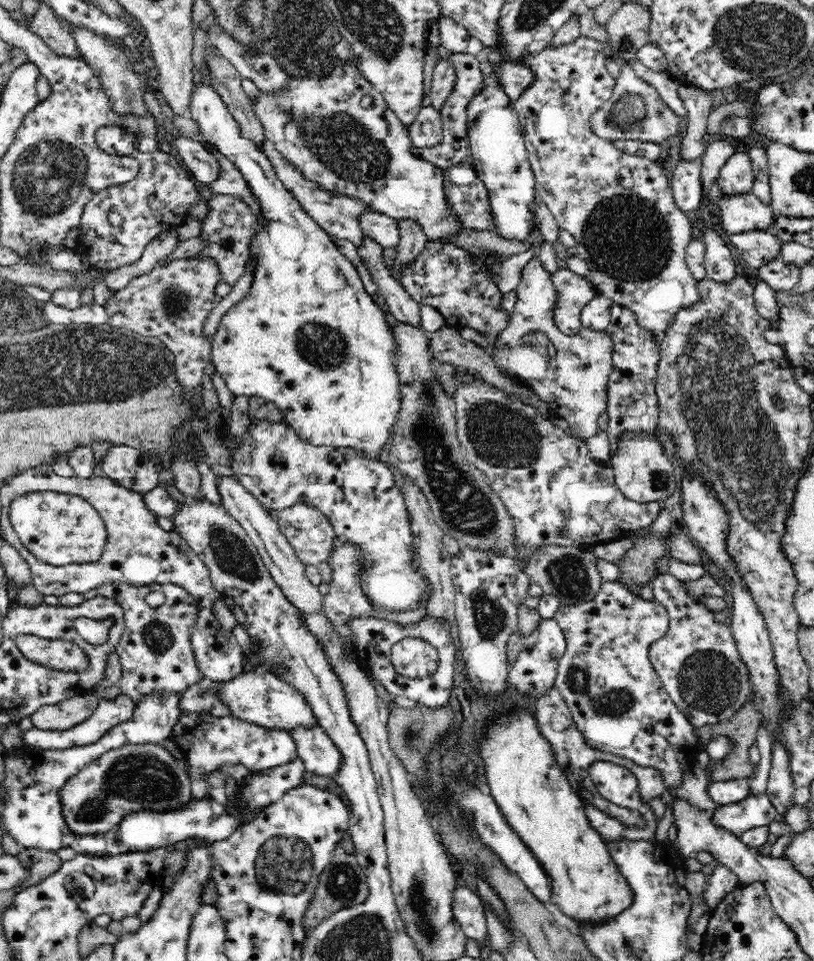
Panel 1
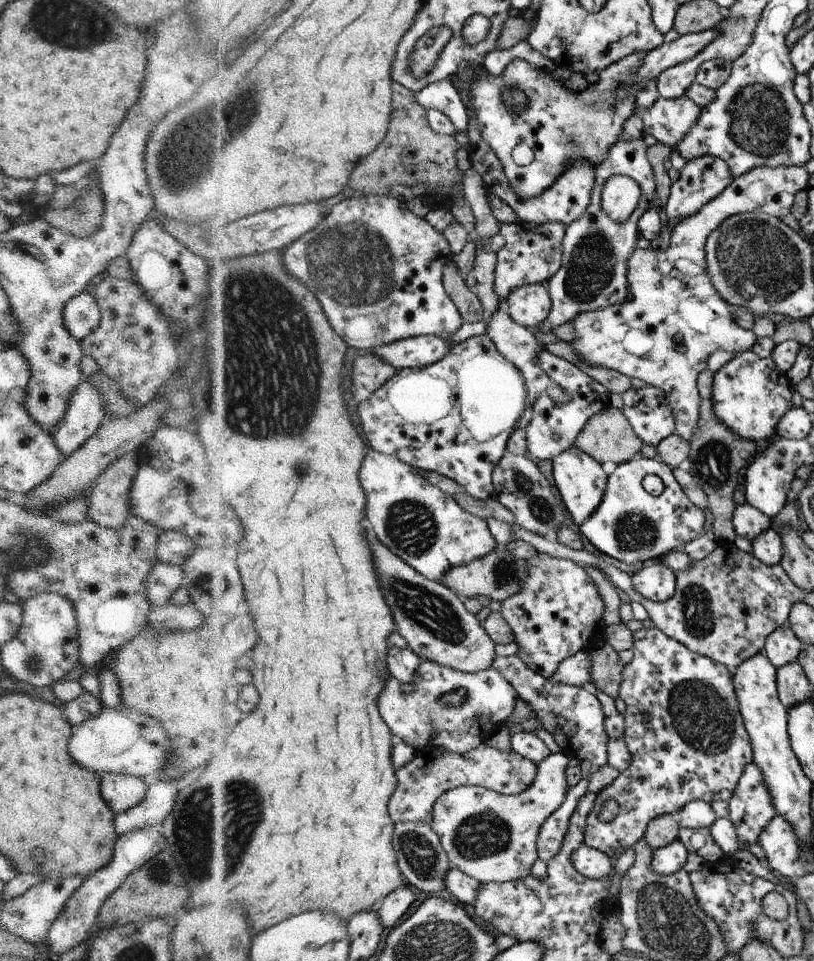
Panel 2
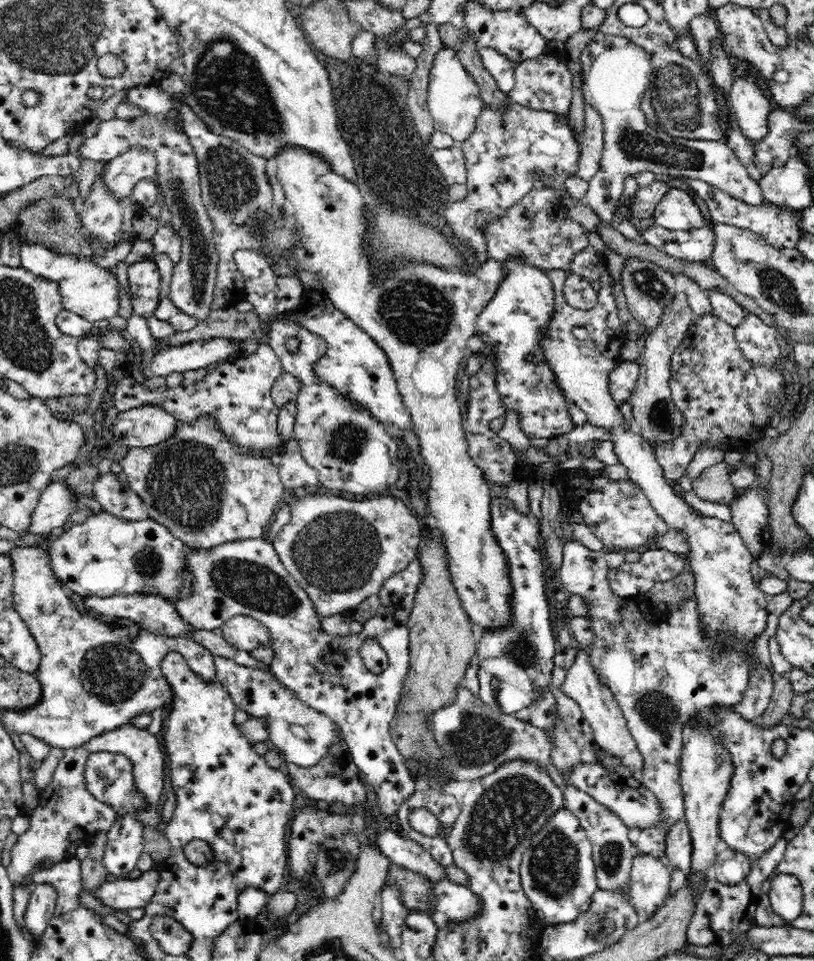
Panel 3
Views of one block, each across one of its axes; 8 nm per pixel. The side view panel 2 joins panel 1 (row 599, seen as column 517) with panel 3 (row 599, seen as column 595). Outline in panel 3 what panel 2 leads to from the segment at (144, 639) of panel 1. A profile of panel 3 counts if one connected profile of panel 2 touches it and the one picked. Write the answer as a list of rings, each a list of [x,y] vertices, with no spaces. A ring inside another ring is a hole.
[[[132,594],[132,595],[114,595],[109,597],[89,596],[84,597],[83,602],[86,608],[106,616],[115,616],[119,619],[130,619],[138,627],[151,632],[156,636],[176,636],[180,639],[194,639],[195,628],[187,620],[180,616],[178,609],[174,604],[168,602],[164,597],[158,594]]]

